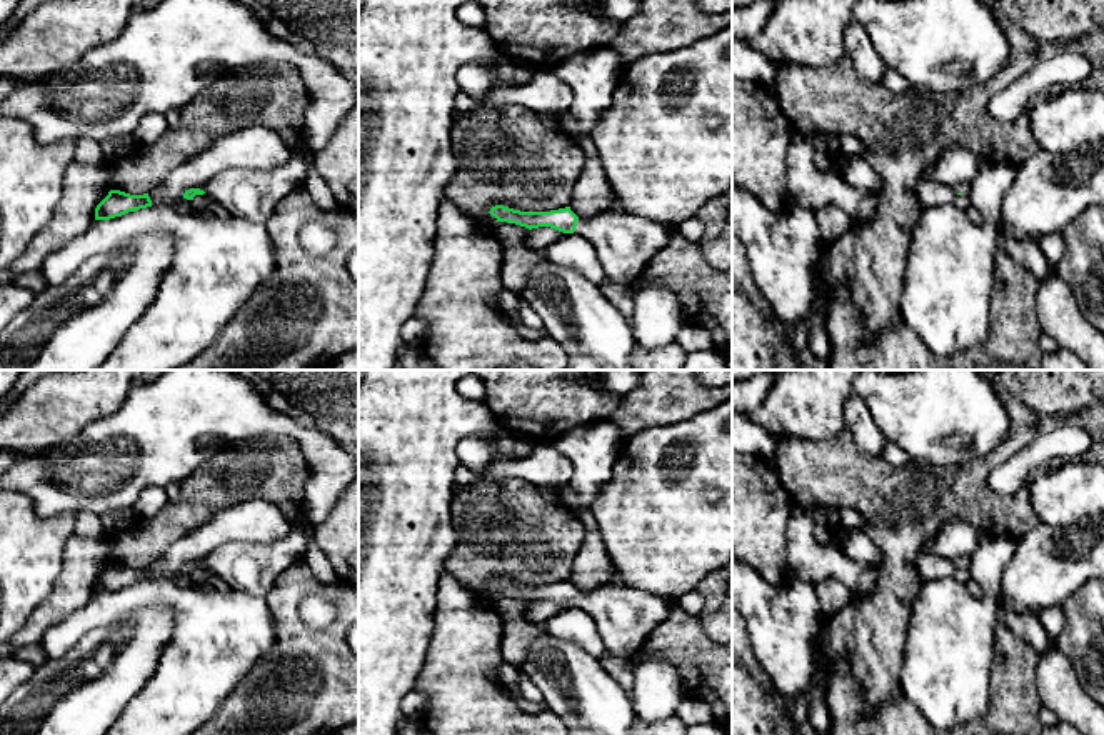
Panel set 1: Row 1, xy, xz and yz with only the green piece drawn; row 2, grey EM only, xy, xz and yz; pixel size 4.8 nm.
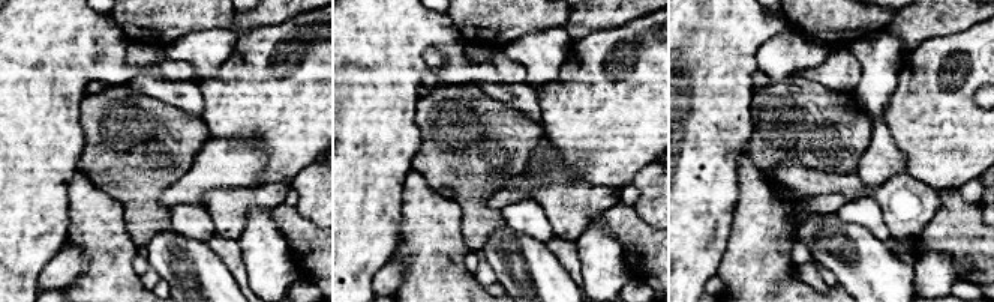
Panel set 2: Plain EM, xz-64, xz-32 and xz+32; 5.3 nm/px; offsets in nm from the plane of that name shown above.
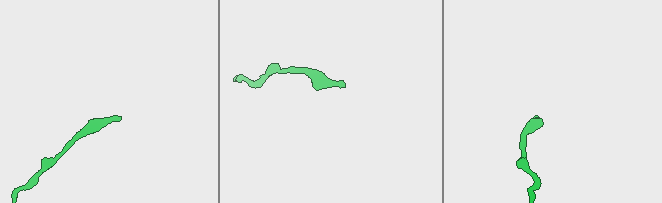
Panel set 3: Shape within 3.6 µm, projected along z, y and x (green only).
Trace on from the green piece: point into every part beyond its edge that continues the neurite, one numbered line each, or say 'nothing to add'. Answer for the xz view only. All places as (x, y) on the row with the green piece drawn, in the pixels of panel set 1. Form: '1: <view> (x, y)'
1: xz (626, 244)

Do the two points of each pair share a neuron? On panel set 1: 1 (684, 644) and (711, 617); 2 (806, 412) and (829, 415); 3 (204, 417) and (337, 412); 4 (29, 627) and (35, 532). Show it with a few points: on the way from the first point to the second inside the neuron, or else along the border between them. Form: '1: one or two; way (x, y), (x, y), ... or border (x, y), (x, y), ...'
1: two; border (696, 615), (702, 629), (714, 640)
2: one; way (811, 412), (824, 415)
3: two; border (304, 419), (336, 442)
4: two; border (54, 582), (52, 592), (17, 632)

